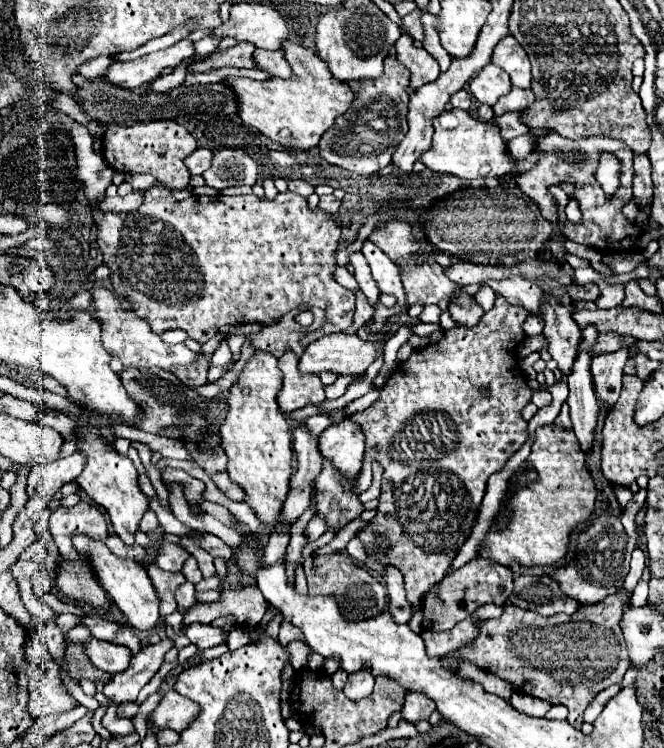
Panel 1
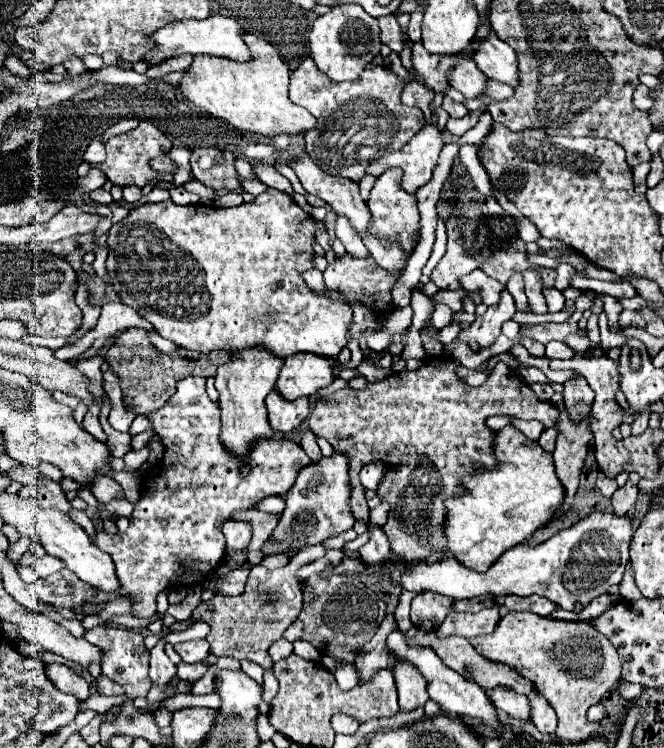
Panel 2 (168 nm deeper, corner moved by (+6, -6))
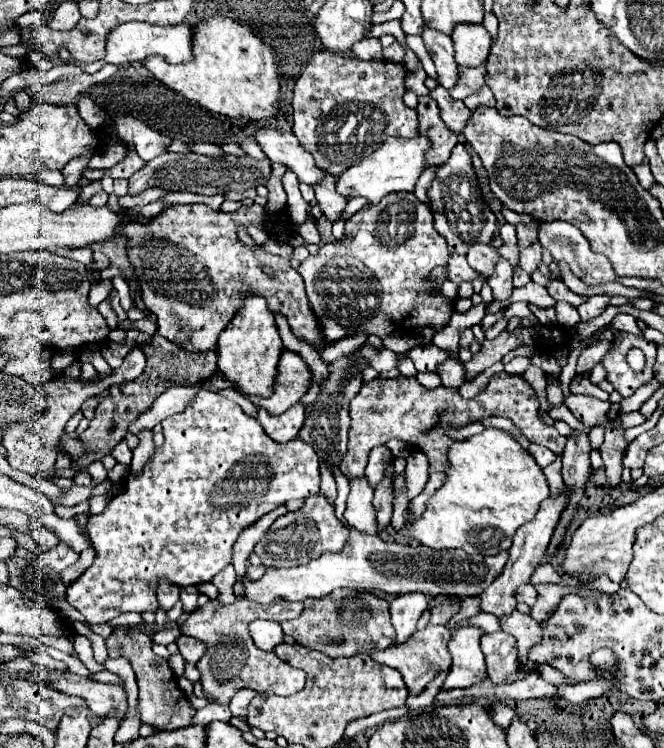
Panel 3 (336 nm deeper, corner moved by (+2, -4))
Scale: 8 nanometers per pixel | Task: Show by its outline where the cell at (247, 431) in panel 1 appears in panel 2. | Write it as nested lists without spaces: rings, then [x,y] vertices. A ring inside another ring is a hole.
[[[242,348],[238,354],[230,356],[230,360],[218,368],[216,374],[216,390],[220,392],[220,410],[222,410],[222,442],[224,446],[236,454],[246,456],[256,438],[272,438],[274,430],[268,424],[268,412],[264,400],[268,392],[272,392],[280,368],[282,358],[268,352],[268,348]]]

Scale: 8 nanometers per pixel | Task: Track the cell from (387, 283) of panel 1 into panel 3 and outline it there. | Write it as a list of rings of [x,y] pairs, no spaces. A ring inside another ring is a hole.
[[[328,176],[324,182],[320,182],[320,186],[314,186],[316,192],[316,200],[324,212],[324,216],[330,222],[338,222],[344,220],[344,208],[348,204],[348,200],[336,192],[336,178]]]

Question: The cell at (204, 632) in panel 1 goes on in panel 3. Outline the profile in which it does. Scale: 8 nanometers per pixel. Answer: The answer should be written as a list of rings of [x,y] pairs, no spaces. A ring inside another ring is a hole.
[[[180,636],[180,638],[176,640],[176,644],[178,644],[178,650],[180,650],[180,654],[184,656],[184,660],[190,662],[190,664],[196,664],[196,662],[206,654],[206,644],[200,642],[200,640],[196,640],[196,638]]]

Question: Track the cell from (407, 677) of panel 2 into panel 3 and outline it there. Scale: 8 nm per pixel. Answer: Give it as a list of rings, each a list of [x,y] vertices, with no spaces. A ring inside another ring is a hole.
[[[428,624],[424,630],[414,632],[408,638],[408,642],[404,642],[400,646],[390,646],[382,652],[376,652],[376,654],[372,654],[372,658],[380,664],[396,668],[402,674],[404,682],[406,682],[408,694],[416,696],[416,694],[422,694],[426,690],[428,682],[432,682],[440,672],[450,672],[450,666],[452,666],[452,656],[448,652],[450,636],[452,636],[452,630],[448,626]]]

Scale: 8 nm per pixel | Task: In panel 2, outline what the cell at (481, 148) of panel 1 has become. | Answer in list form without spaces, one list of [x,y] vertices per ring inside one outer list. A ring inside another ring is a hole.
[[[426,124],[400,150],[384,152],[384,156],[374,160],[368,166],[368,176],[378,178],[388,168],[400,168],[402,170],[400,186],[408,194],[416,194],[416,190],[430,180],[442,146],[444,146],[444,134],[438,132],[436,126]]]

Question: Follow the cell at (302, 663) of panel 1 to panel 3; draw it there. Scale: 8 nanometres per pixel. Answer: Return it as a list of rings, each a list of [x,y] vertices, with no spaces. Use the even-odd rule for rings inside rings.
[[[256,620],[250,624],[250,634],[262,650],[274,650],[278,644],[284,642],[284,632],[280,624],[268,622],[268,620]]]

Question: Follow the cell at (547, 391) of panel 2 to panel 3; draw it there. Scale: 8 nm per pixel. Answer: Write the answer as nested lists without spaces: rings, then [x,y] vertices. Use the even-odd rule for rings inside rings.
[[[549,402],[549,416],[553,418],[554,420],[556,419],[562,419],[565,421],[572,430],[580,430],[580,421],[578,421],[571,411],[567,408],[565,403],[563,402],[562,404],[559,405],[559,407],[555,407],[551,405]]]

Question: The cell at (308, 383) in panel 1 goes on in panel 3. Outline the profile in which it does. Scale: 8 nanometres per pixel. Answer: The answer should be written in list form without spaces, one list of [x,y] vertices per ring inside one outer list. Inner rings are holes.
[[[296,404],[292,408],[288,408],[284,414],[280,416],[272,416],[266,408],[258,408],[256,418],[260,420],[262,428],[266,430],[266,434],[276,440],[276,442],[288,442],[292,438],[298,436],[300,426],[304,424],[304,406]]]

